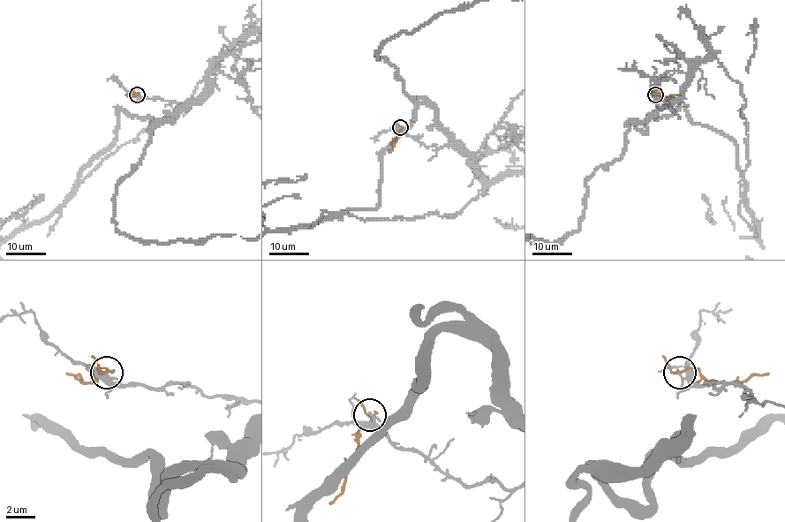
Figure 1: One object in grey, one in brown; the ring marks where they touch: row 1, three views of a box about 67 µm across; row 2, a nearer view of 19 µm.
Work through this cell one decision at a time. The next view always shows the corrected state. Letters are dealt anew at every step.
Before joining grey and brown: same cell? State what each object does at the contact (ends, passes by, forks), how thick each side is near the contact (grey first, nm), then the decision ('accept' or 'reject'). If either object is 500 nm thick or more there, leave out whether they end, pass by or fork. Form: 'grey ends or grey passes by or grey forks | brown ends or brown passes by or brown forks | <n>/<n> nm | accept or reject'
grey ends | brown passes by | 150/140 nm | reject

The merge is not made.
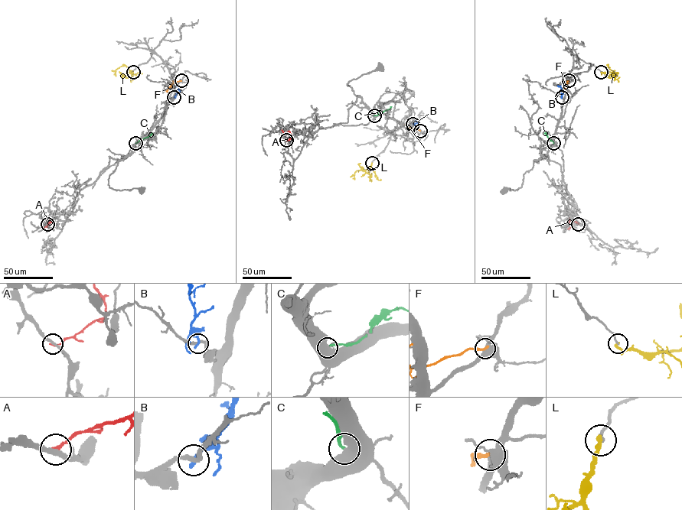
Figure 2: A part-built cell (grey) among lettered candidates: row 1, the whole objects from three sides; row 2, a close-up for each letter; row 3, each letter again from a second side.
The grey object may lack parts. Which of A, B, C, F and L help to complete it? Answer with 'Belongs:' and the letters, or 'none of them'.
Belongs: none of them

